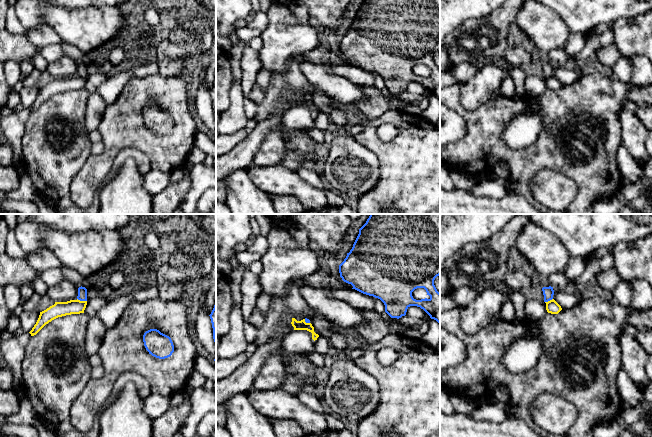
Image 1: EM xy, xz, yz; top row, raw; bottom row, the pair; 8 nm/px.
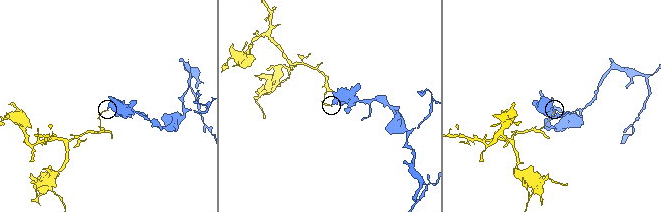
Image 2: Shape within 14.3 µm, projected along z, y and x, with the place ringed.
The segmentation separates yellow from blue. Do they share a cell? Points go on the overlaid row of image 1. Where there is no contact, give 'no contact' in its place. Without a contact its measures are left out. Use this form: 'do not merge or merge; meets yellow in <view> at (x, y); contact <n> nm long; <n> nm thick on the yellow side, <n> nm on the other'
do not merge; meets yellow in xy at (82, 301); contact 80 nm long; 120 nm thick on the yellow side, 80 nm on the other

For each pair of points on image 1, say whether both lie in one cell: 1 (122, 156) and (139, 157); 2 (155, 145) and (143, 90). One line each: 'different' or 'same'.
1: same
2: same

